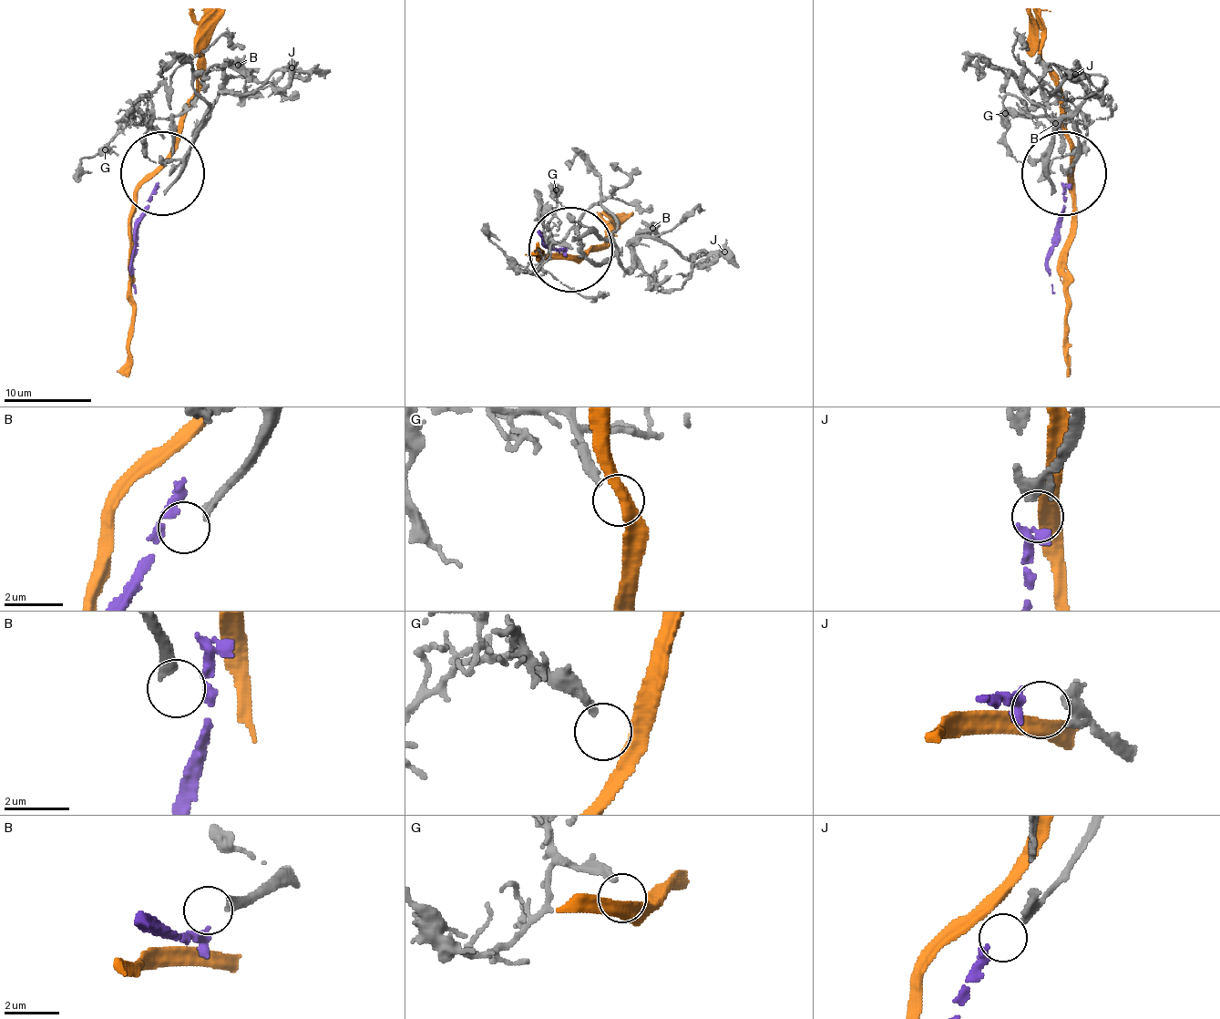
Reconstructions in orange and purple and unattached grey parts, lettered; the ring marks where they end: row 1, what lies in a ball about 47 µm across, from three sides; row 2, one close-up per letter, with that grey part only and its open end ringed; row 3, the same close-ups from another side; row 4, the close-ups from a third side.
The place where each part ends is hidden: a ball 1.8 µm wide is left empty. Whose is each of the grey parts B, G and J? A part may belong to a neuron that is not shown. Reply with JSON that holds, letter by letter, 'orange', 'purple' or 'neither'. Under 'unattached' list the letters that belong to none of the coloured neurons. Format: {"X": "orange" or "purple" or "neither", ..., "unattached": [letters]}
{"B": "neither", "G": "neither", "J": "purple", "unattached": ["B", "G"]}

